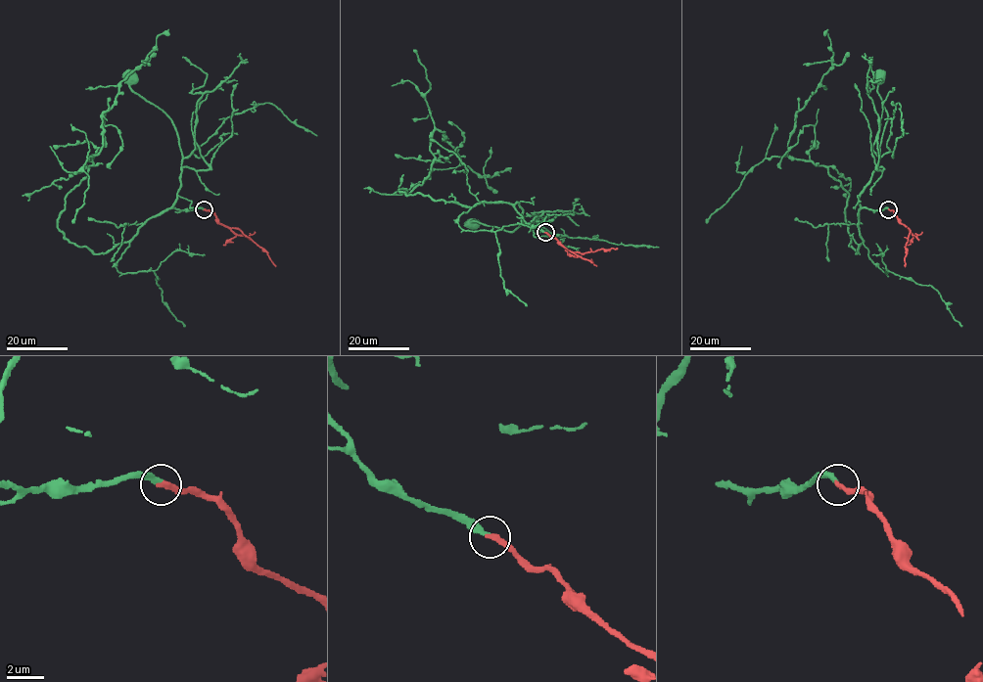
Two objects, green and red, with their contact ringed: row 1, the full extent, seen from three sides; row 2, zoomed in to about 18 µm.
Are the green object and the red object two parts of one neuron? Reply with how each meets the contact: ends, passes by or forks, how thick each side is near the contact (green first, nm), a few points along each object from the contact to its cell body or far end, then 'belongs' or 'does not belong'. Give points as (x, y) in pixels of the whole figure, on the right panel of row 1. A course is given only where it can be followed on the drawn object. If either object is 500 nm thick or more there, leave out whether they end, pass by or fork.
green ends | red ends | 280/280 nm | green via (888, 209), (868, 209), (859, 203), (860, 193), (877, 165), (887, 120), (877, 91), (879, 75) | red via (888, 209), (910, 230), (905, 266) | belongs

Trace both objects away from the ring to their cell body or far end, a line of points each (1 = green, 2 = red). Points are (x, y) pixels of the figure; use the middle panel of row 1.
1: (545, 232), (530, 226), (516, 203), (524, 223), (514, 231), (473, 220), (471, 223)
2: (545, 232), (574, 252), (617, 249)

